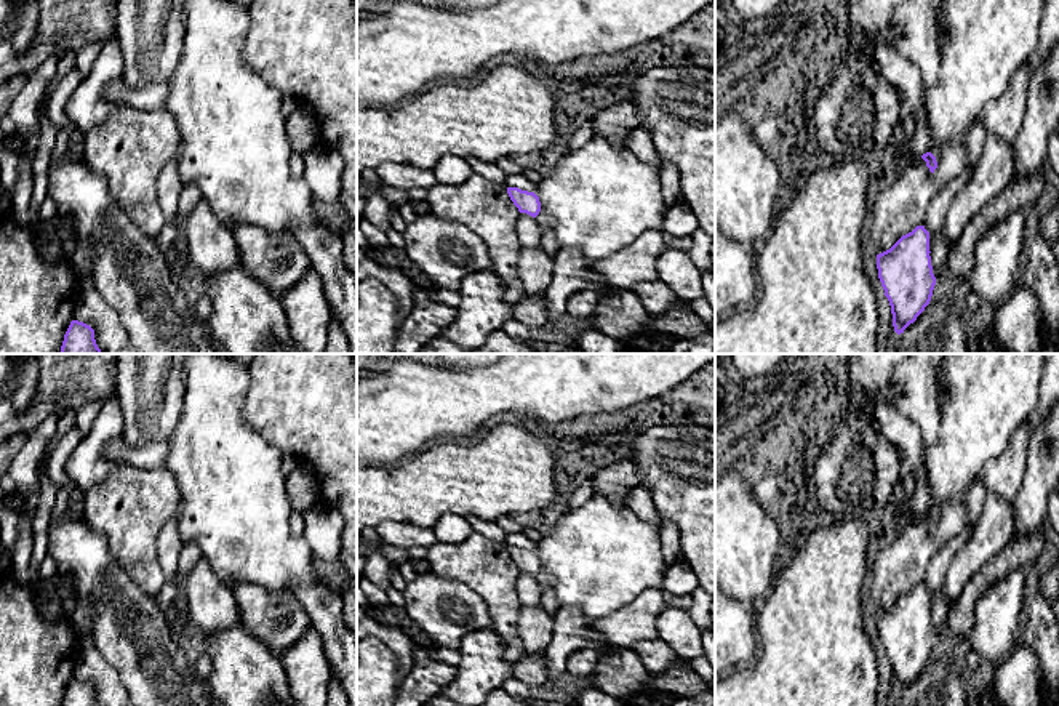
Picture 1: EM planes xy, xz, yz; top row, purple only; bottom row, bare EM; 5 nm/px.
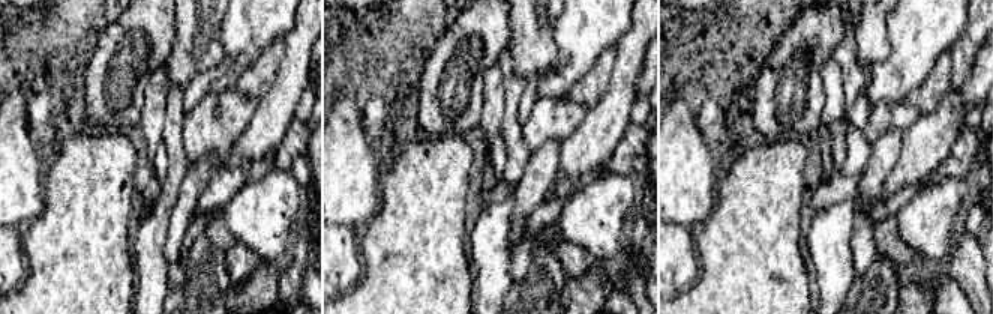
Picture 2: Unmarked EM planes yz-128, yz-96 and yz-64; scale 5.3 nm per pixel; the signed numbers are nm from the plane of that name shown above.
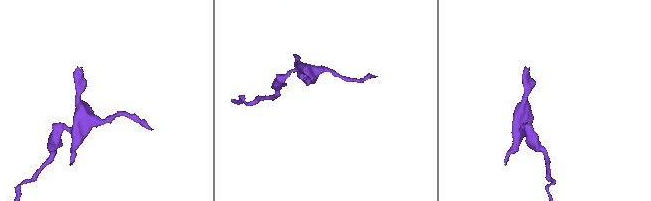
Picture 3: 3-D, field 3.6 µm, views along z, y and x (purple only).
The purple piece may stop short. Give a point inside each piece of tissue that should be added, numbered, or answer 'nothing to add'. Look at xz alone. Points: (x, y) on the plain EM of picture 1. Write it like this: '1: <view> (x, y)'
nothing to add

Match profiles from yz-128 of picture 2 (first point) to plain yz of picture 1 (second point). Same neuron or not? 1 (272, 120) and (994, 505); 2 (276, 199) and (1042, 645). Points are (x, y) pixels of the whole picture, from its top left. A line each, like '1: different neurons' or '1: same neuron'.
1: same neuron
2: different neurons

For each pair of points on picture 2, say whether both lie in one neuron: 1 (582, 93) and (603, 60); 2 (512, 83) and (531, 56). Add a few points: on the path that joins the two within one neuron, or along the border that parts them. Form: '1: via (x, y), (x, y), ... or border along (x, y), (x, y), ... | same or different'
1: via (590, 86), (603, 68) | same
2: border along (509, 45), (513, 71), (527, 78) | different

